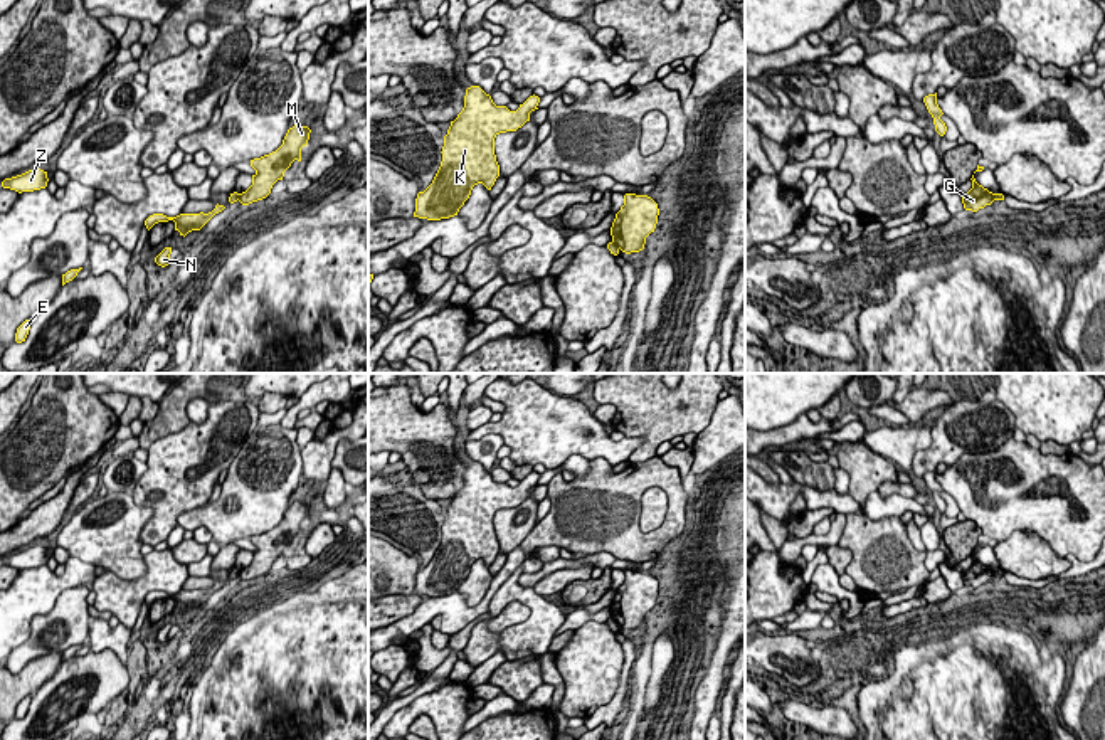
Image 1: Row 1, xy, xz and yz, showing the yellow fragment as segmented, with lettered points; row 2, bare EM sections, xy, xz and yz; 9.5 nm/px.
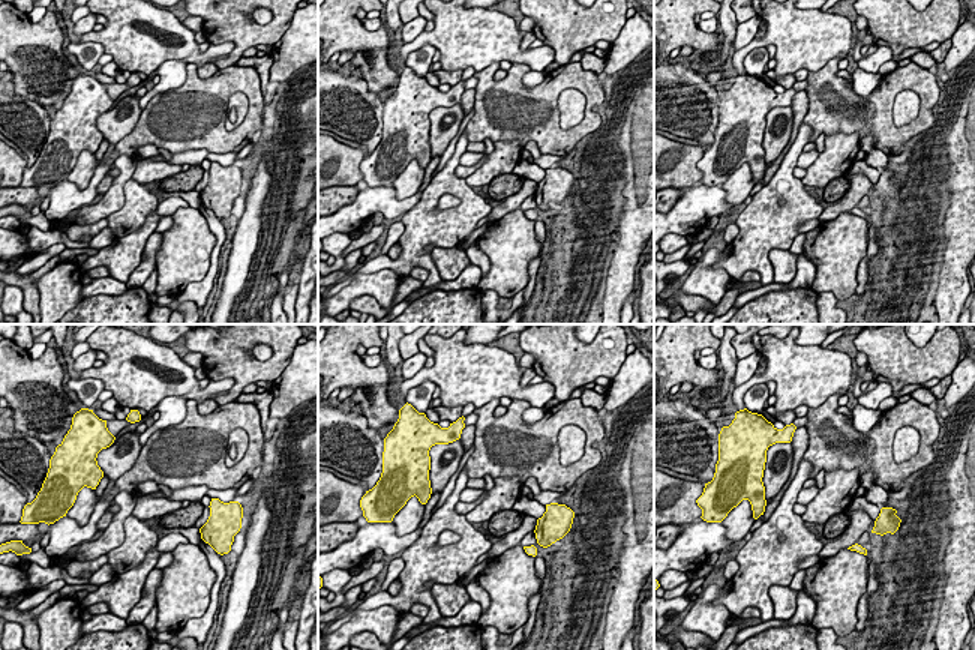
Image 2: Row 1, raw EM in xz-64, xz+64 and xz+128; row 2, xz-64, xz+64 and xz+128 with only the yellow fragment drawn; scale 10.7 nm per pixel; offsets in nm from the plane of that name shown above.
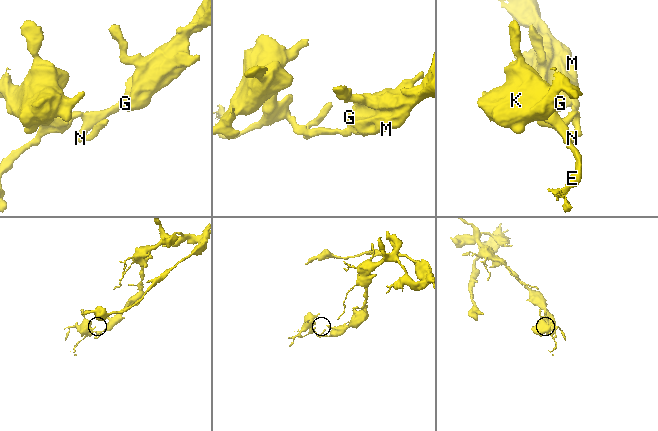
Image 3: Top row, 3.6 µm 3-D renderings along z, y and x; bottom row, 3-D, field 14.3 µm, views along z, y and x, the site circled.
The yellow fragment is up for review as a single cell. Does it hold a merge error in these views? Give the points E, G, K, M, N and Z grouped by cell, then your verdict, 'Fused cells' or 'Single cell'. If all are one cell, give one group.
Groups: E K N Z / G M. Fused cells

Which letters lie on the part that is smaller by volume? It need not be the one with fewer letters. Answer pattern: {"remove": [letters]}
{"remove": ["E", "K", "N", "Z"]}

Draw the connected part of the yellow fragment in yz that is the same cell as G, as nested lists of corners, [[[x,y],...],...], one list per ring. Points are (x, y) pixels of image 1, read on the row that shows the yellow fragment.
[[[972,175],[972,188],[962,195],[962,204],[965,210],[977,212],[979,209],[984,209],[986,205],[991,205],[994,202],[994,193],[979,185]]]

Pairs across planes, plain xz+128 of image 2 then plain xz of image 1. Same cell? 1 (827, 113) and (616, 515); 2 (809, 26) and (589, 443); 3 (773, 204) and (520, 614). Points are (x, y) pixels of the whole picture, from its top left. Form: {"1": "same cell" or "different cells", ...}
{"1": "same cell", "2": "same cell", "3": "different cells"}

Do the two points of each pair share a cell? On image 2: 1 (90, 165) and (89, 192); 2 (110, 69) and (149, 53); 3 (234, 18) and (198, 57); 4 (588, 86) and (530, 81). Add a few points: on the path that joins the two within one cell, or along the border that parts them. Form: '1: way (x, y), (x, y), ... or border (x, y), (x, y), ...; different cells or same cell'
1: border (99, 162), (86, 186), (78, 188), (66, 180); different cells
2: border (113, 60), (120, 71); different cells
3: border (210, 44), (233, 42), (236, 45); different cells
4: border (546, 74), (531, 87), (522, 84); different cells

